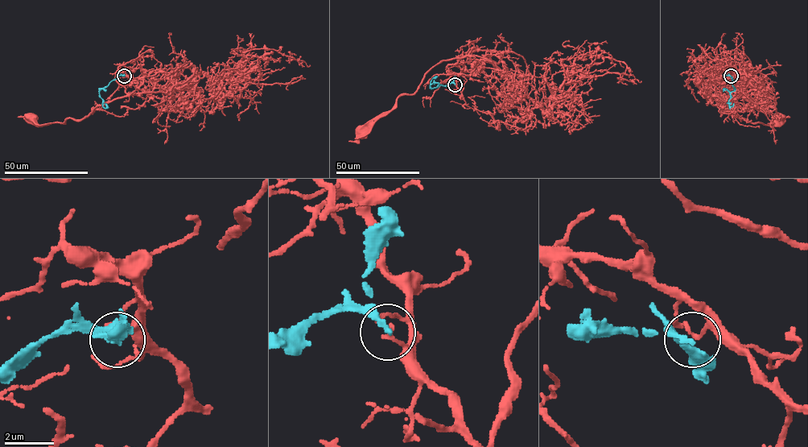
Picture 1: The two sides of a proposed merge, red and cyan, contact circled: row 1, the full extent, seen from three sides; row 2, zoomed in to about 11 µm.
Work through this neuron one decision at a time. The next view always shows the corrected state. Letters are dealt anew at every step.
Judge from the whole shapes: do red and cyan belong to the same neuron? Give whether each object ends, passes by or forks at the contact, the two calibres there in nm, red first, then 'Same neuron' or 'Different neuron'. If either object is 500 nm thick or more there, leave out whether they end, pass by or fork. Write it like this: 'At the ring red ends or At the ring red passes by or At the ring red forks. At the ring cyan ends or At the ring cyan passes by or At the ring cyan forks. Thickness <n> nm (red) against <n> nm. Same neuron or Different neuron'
At the ring red ends. At the ring cyan ends. Thickness 190 nm (red) against 200 nm. Different neuron

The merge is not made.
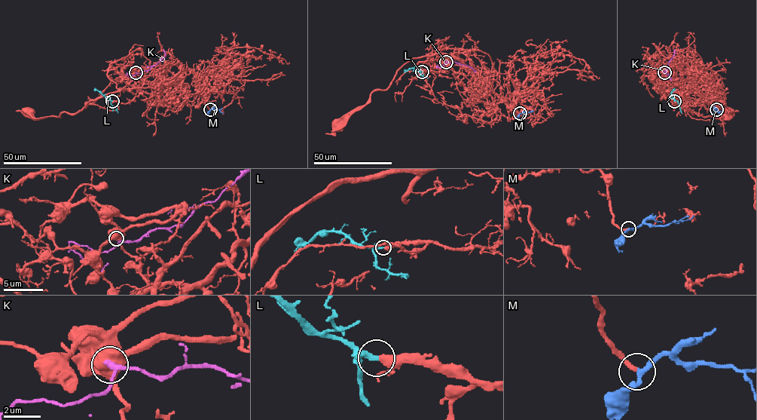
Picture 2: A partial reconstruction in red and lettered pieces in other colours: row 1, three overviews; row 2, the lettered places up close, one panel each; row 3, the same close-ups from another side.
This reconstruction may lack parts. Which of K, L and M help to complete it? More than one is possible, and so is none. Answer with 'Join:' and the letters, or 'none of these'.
Join: L, M

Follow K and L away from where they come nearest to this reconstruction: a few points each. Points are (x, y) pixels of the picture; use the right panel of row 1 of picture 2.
K: (664, 72), (674, 54), (673, 49)
L: (674, 101), (671, 92), (675, 90)

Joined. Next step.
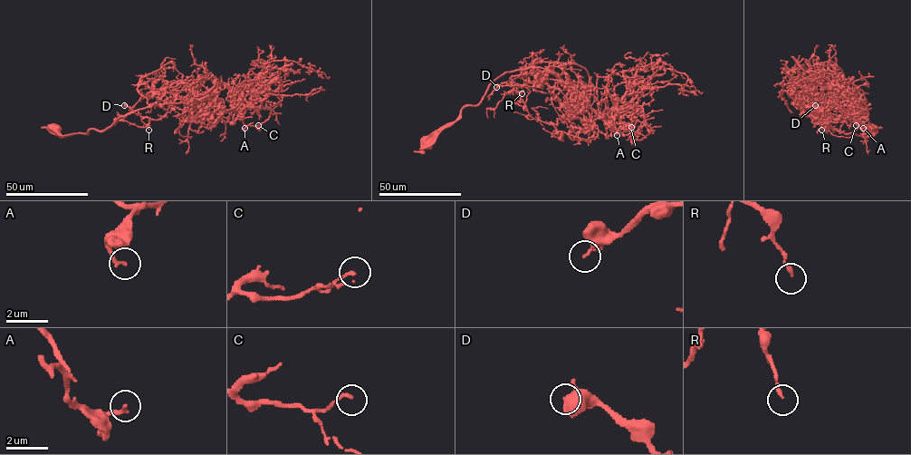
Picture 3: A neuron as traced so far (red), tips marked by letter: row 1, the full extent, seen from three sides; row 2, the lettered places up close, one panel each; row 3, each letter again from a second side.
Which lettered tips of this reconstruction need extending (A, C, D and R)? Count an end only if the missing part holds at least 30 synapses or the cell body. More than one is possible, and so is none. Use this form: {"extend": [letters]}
{"extend": []}

